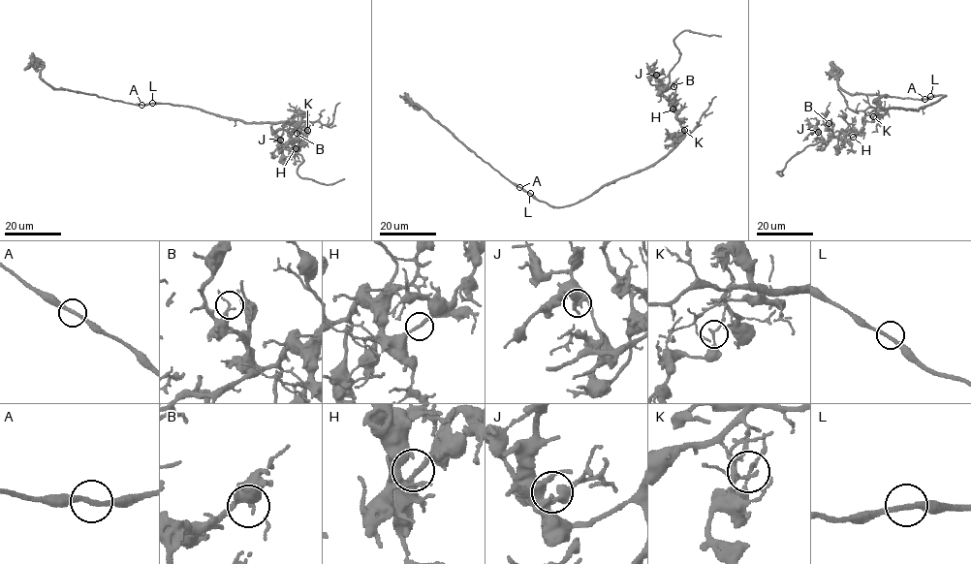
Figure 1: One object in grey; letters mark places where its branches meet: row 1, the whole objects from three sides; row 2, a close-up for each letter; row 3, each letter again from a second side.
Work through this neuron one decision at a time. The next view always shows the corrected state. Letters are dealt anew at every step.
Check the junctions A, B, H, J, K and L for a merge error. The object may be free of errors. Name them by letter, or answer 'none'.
K

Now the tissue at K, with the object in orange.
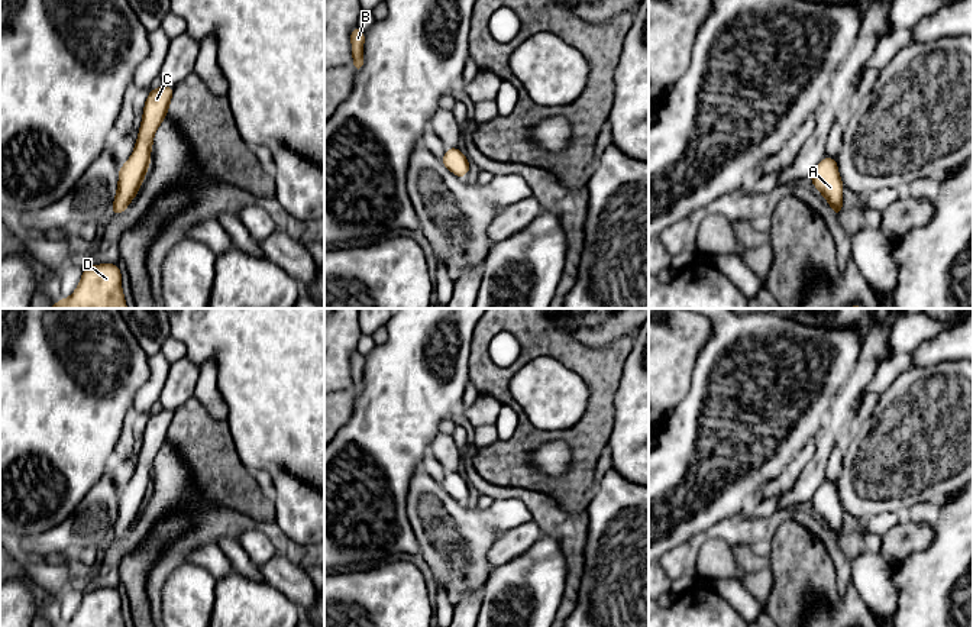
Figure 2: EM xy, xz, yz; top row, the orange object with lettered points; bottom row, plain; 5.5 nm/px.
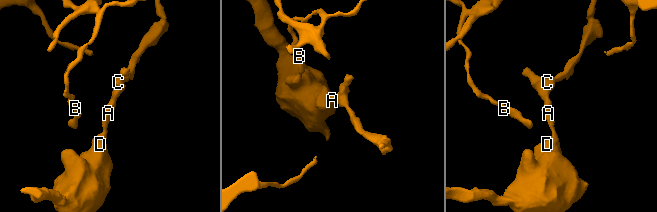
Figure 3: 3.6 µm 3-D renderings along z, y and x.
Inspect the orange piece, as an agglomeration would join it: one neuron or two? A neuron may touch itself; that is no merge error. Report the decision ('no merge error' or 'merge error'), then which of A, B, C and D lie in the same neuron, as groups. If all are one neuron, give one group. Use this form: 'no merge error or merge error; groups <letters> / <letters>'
merge error; groups A D / B C

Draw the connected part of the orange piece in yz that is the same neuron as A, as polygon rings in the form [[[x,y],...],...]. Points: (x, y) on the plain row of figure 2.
[[[817,489],[809,501],[809,505],[817,511],[822,521],[830,527],[831,534],[840,542],[843,536],[843,505],[840,498],[830,500]]]

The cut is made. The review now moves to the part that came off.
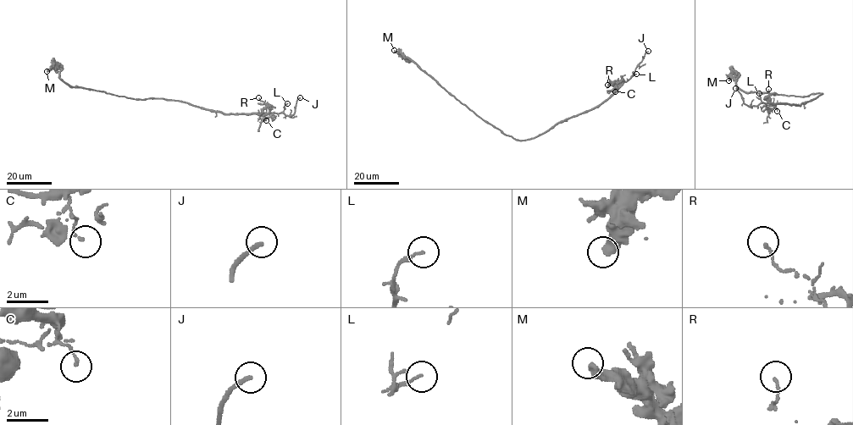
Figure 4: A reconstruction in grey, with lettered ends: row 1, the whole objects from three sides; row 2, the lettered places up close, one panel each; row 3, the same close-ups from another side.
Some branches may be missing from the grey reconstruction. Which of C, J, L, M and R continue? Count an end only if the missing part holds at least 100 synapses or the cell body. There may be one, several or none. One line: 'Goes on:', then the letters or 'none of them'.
Goes on: J

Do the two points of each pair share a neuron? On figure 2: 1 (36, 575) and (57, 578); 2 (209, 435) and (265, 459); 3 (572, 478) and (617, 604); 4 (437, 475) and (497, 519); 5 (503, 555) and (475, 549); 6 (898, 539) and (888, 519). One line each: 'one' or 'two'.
1: one
2: two
3: two
4: two
5: two
6: two

